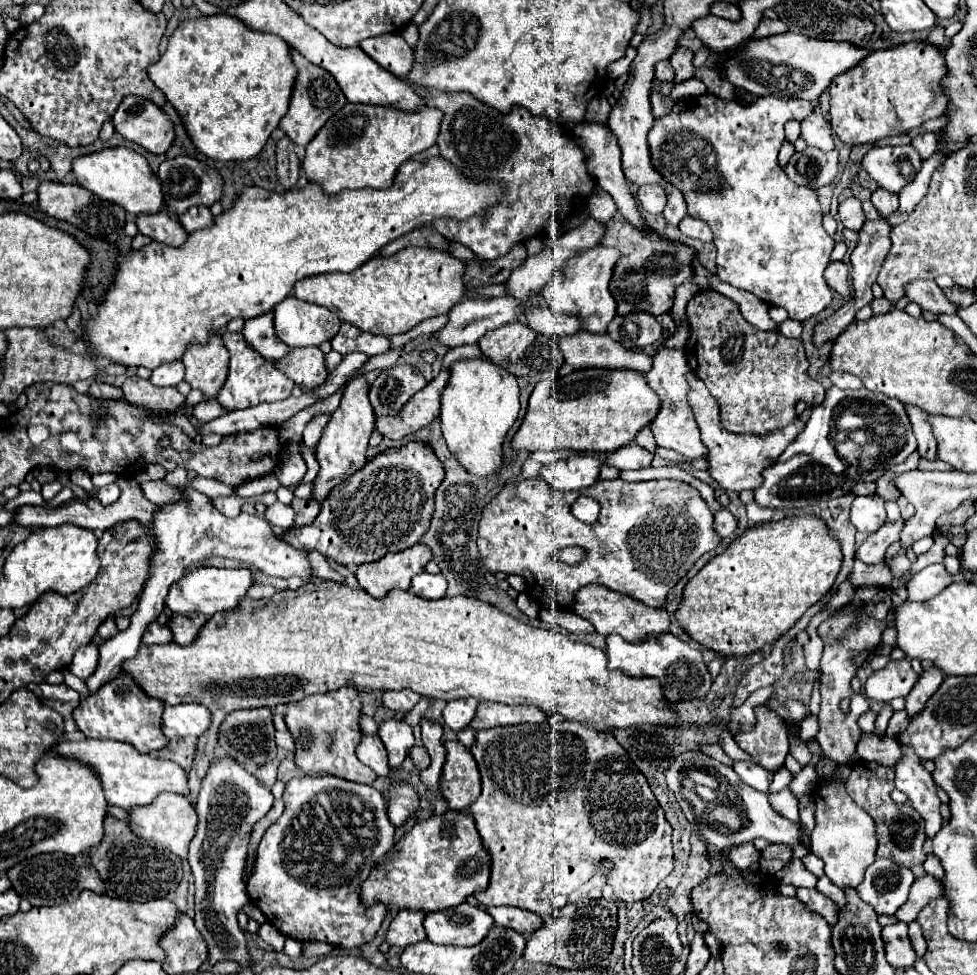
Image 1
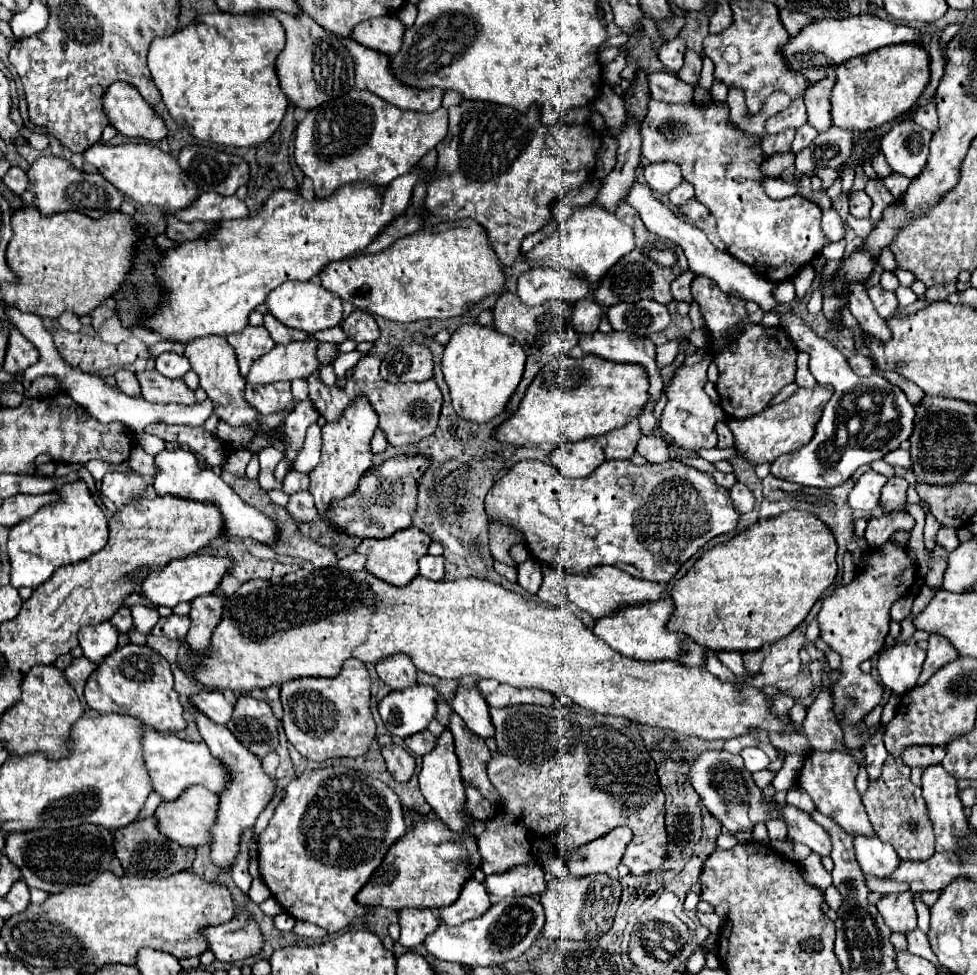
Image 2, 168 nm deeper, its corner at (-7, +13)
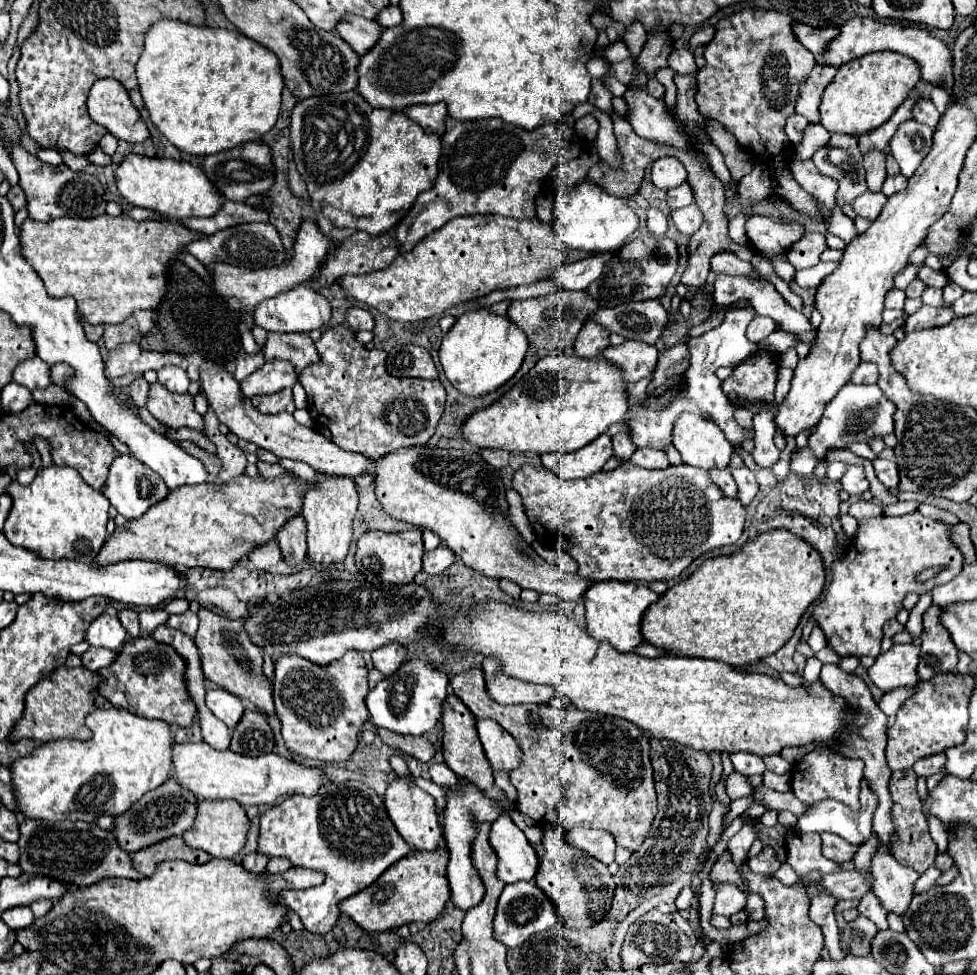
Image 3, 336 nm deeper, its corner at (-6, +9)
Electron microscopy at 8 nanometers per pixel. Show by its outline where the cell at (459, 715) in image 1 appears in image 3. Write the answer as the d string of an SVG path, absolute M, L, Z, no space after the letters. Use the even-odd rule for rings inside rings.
M477 719L477 733L483 743L485 757L493 771L511 773L521 765L521 747L519 743L495 721Z

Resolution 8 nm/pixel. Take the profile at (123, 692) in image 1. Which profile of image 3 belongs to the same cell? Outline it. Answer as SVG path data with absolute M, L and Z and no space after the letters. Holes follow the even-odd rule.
M135 637L121 647L115 663L109 669L101 671L105 683L99 687L99 691L115 707L125 707L131 713L149 719L163 719L169 725L189 727L193 723L197 707L187 691L185 667L187 665L183 657L171 645L157 643L153 637Z

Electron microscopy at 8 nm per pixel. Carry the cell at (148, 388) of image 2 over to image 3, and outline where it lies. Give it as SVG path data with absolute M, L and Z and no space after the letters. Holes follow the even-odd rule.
M153 383L149 389L147 399L149 413L167 429L181 429L191 427L201 431L203 429L203 417L193 407L193 397L189 393L171 393L163 389L161 383Z

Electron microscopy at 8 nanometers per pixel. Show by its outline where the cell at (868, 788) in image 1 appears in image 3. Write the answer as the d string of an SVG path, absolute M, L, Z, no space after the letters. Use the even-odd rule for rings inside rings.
M911 769L909 771L895 771L893 777L891 777L889 789L891 789L893 801L895 801L895 805L893 805L893 821L895 821L897 837L899 837L899 841L895 841L893 853L901 861L901 865L913 867L917 873L923 873L935 863L937 845L931 839L929 827L927 827L927 819L921 813L921 799L917 795L915 783L917 783L917 775Z

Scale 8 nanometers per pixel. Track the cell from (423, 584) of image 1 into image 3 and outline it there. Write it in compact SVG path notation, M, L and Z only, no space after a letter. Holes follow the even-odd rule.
M439 545L437 549L427 551L423 555L423 571L429 575L443 573L449 565L453 565L453 561L455 561L455 551L449 549L447 545Z

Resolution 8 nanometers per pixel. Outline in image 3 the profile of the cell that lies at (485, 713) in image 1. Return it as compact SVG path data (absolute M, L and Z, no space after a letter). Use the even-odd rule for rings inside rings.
M495 657L483 661L485 681L489 695L499 703L549 703L555 689L551 685L535 685L527 681L517 681L507 677L501 671L501 665Z

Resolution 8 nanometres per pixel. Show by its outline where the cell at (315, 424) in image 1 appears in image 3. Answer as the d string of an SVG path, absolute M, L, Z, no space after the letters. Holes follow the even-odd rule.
M279 457L279 465L287 471L291 471L293 475L299 475L303 479L315 479L317 477L317 471L311 469L311 465L307 463L301 463L301 461L293 461L293 459L283 459Z

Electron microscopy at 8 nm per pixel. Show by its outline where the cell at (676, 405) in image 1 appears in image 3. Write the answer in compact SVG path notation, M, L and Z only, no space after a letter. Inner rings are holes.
M683 413L675 423L673 445L681 453L683 463L705 471L725 469L733 455L731 443L719 433L719 427L691 413Z

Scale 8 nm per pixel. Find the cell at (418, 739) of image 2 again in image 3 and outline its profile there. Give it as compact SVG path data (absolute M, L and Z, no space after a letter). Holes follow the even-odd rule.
M377 729L379 737L393 749L399 749L419 761L431 761L435 747L425 739L425 737L415 737L415 735L399 735L387 729Z

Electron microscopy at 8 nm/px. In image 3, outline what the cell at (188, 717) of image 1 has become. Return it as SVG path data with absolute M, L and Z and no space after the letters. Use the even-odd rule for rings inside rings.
M211 689L211 691L207 691L205 703L207 703L209 711L217 719L221 719L229 729L233 729L239 723L241 715L243 715L243 709L245 709L243 703L239 701L239 697L231 695L231 693L223 691L223 689Z

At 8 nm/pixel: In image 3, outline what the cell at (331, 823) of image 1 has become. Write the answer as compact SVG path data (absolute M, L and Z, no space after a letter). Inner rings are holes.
M343 781L335 785L325 785L315 797L287 797L283 803L271 807L265 815L261 815L261 837L259 851L269 857L287 857L295 867L319 869L325 871L325 881L317 887L305 891L283 891L281 901L287 903L301 919L303 927L311 933L327 933L333 929L339 917L339 901L359 893L363 887L369 887L385 869L411 853L411 847L395 833L395 825L387 813L383 813L383 799L367 785L359 781Z

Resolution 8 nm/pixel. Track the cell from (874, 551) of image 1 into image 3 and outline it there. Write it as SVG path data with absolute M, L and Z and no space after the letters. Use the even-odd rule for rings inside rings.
M873 459L873 467L875 467L875 475L877 479L887 487L893 489L899 485L899 469L893 461L887 459Z

